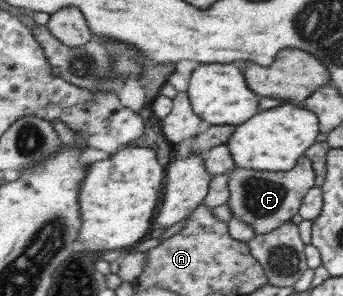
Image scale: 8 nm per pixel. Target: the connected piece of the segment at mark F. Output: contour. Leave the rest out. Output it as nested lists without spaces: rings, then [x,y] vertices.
[[[304,154],[288,171],[253,171],[249,168],[233,167],[228,173],[227,182],[227,205],[231,216],[250,224],[255,235],[268,234],[281,224],[290,221],[297,213],[306,191],[314,186],[314,179],[311,160]]]

